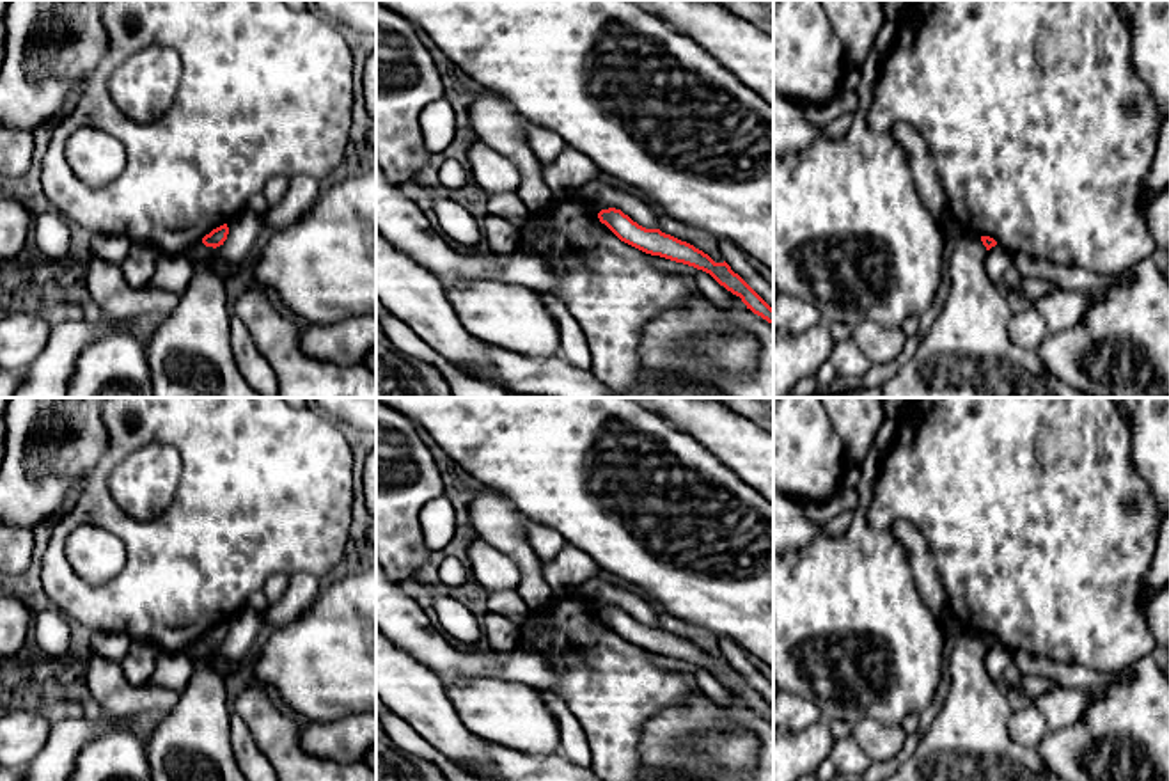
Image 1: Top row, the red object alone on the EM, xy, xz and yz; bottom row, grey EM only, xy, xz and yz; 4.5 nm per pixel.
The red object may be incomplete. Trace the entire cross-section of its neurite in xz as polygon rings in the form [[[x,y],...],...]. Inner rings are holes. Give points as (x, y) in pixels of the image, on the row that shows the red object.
[[[601,209],[598,218],[621,241],[646,254],[660,256],[710,273],[720,286],[740,296],[747,309],[773,325],[773,309],[738,273],[734,273],[726,261],[715,263],[708,254],[686,241],[665,234],[660,229],[646,229],[621,209]]]

